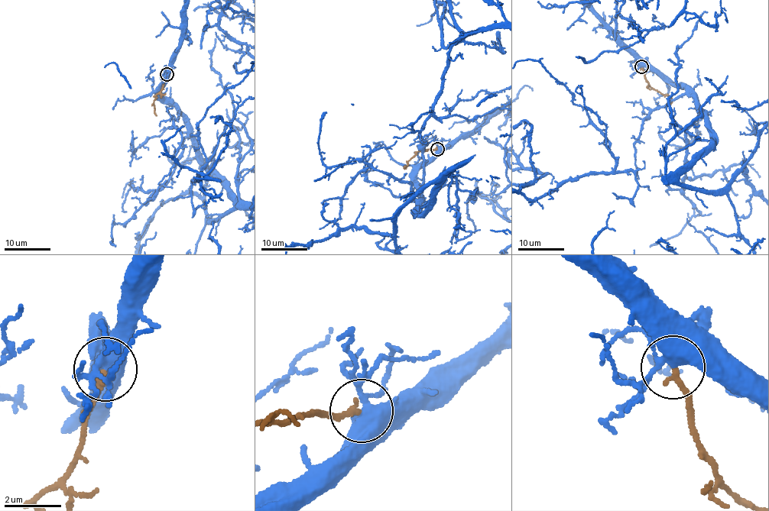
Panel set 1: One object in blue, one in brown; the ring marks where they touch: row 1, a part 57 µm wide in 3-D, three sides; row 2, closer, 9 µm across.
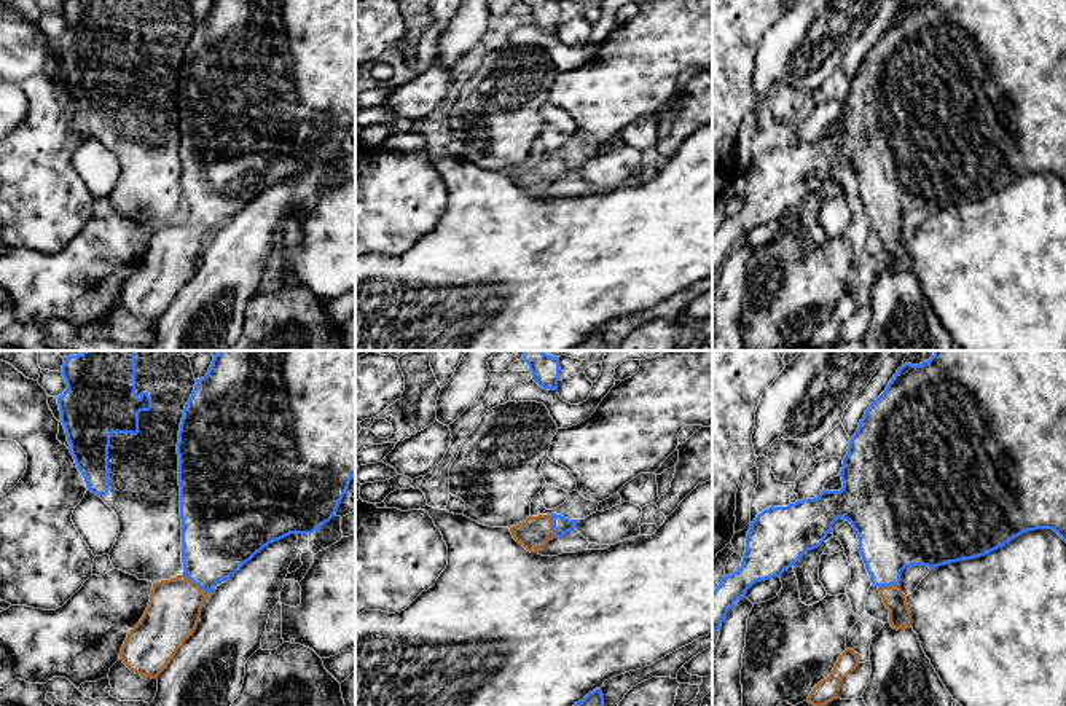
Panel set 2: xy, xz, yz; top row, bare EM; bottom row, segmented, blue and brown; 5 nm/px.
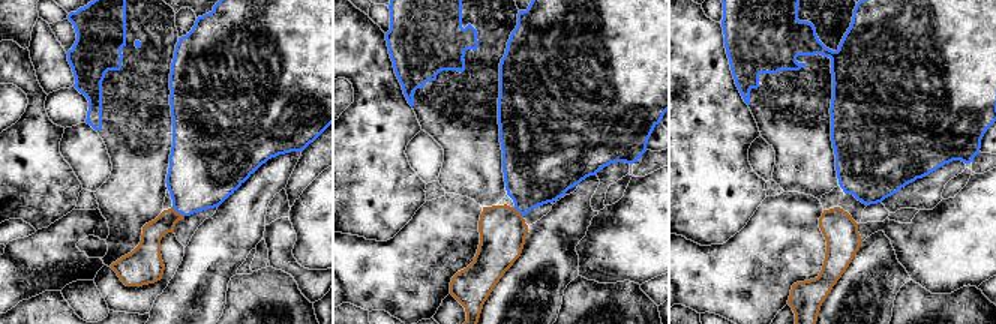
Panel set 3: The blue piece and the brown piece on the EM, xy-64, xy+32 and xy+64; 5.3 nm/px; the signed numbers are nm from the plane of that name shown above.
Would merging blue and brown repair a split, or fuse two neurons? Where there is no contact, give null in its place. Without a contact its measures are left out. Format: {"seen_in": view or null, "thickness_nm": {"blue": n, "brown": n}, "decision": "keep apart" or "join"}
{"seen_in": "xy", "thickness_nm": {"blue": 360, "brown": 260}, "decision": "join"}

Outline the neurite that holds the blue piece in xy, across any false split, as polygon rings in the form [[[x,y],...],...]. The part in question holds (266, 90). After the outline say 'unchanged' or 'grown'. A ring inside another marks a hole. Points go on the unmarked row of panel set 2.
[[[214,0],[207,18],[196,22],[194,33],[185,48],[177,97],[183,217],[153,226],[148,250],[127,277],[120,296],[132,316],[151,322],[158,322],[177,293],[194,276],[202,247],[215,228],[234,218],[269,186],[290,177],[312,177],[335,159],[351,123],[355,120],[355,0]]]; grown

